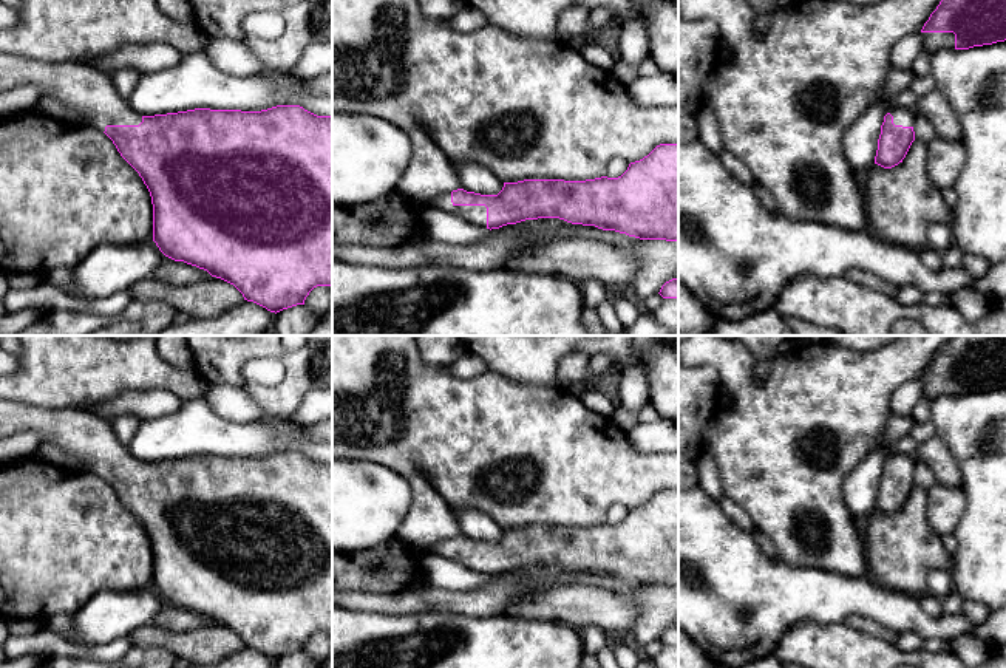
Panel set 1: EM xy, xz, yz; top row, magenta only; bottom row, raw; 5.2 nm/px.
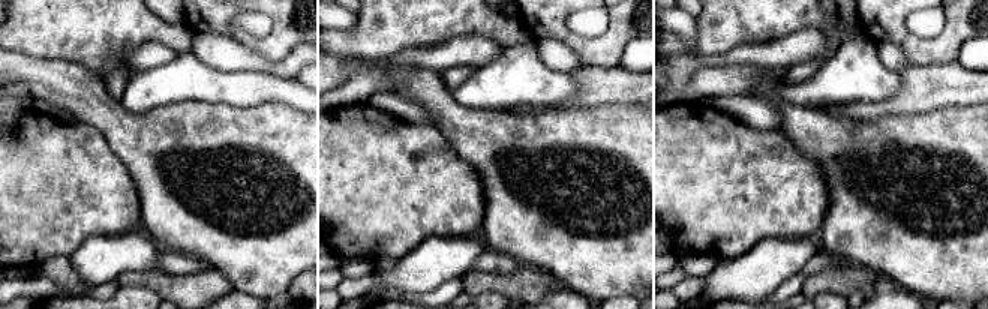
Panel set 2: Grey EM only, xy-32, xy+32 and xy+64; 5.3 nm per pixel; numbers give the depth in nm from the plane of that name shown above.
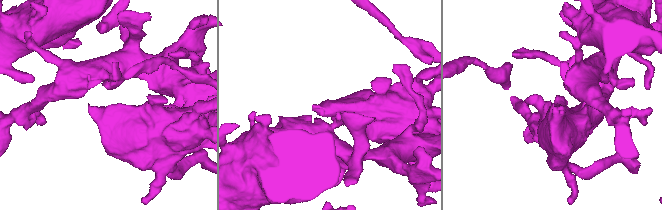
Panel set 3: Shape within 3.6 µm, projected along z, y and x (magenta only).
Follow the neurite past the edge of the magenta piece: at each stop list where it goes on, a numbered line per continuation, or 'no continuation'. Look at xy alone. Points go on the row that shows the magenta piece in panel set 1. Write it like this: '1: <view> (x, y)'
1: xy (90, 92)

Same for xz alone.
1: xz (473, 214)

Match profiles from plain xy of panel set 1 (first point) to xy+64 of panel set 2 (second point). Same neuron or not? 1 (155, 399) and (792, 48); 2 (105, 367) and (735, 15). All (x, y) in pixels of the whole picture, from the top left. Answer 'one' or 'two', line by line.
1: one
2: one

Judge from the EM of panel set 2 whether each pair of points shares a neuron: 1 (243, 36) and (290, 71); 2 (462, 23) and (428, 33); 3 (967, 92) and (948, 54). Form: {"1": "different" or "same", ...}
{"1": "different", "2": "same", "3": "different"}

